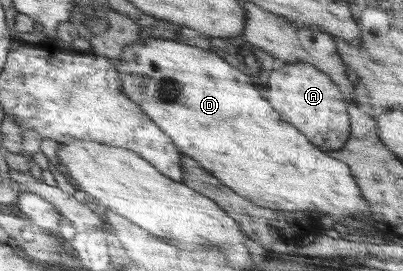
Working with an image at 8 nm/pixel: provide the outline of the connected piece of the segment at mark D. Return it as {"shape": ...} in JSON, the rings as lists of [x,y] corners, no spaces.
{"shape":[[[150,39],[148,43],[133,43],[127,45],[122,53],[118,57],[120,64],[115,66],[120,76],[120,84],[122,84],[122,92],[126,97],[130,97],[131,101],[140,105],[142,112],[147,115],[158,127],[168,135],[168,138],[172,140],[174,146],[181,151],[183,155],[187,155],[197,161],[202,169],[209,171],[214,177],[218,178],[226,187],[234,190],[234,193],[245,197],[250,200],[254,205],[264,207],[270,210],[276,211],[326,211],[326,213],[320,213],[322,220],[326,223],[332,222],[333,218],[342,219],[355,219],[356,217],[369,217],[370,218],[370,206],[367,205],[367,201],[361,196],[360,188],[356,183],[354,177],[352,177],[351,169],[342,161],[330,157],[327,152],[314,147],[296,127],[290,127],[288,123],[284,123],[280,119],[280,115],[270,107],[270,103],[258,93],[258,89],[250,83],[250,79],[240,73],[238,69],[234,69],[232,65],[228,65],[224,59],[218,59],[218,55],[215,53],[208,53],[208,51],[190,46],[184,43],[176,42],[176,40],[168,39]]]}

